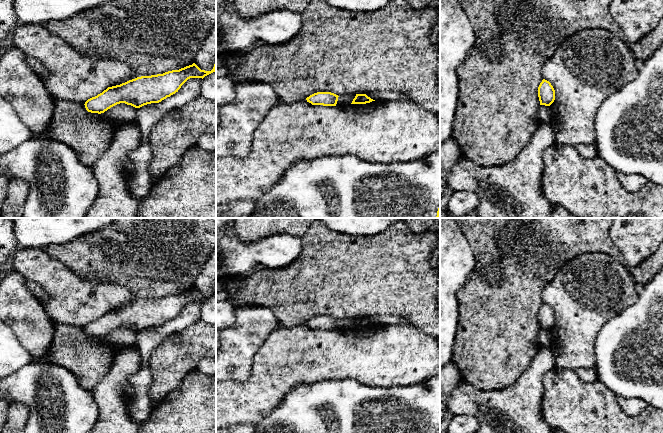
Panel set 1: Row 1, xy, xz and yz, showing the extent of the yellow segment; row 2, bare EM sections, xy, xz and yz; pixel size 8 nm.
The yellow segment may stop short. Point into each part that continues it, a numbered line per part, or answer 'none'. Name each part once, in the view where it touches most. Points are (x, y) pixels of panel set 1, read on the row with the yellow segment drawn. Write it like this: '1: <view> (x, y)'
none

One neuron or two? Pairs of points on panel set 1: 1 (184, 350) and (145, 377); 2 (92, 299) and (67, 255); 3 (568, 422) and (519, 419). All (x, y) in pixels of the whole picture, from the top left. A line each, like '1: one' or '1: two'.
1: two
2: two
3: two

